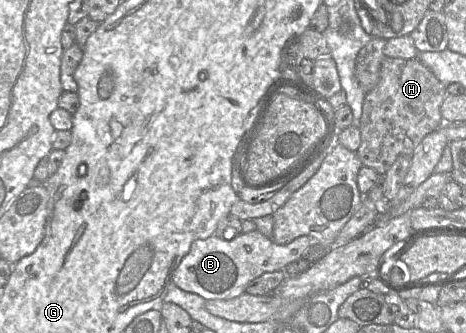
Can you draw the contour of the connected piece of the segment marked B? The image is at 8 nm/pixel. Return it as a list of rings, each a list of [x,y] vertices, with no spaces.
[[[258,230],[239,233],[232,240],[212,235],[195,240],[172,274],[172,283],[181,290],[206,300],[229,300],[245,293],[251,281],[266,272],[280,271],[287,264],[301,258],[312,244],[308,236],[300,236],[285,245],[278,245]]]

